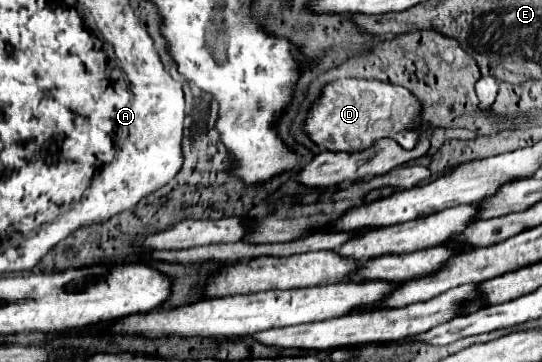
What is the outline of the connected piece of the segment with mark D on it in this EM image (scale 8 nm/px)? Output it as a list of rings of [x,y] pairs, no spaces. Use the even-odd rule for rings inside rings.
[[[341,78],[325,86],[321,98],[313,104],[313,112],[307,118],[305,130],[315,144],[325,150],[345,150],[359,152],[361,148],[369,148],[373,140],[379,138],[395,138],[403,148],[413,148],[417,140],[417,132],[409,130],[417,122],[421,114],[421,106],[409,90],[385,84],[379,80],[357,80],[357,78]]]

